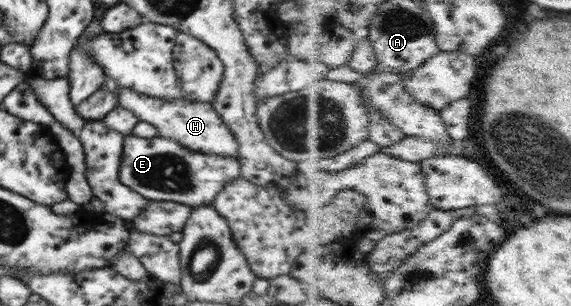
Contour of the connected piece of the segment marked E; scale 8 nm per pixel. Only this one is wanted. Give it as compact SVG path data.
M131 134L125 136L119 180L122 185L129 187L133 192L139 193L145 199L172 201L196 208L197 206L211 204L215 199L215 193L219 193L229 181L241 177L240 169L241 163L237 163L237 160L229 157L196 153L190 151L189 148L182 147L178 142L160 136L146 139Z

